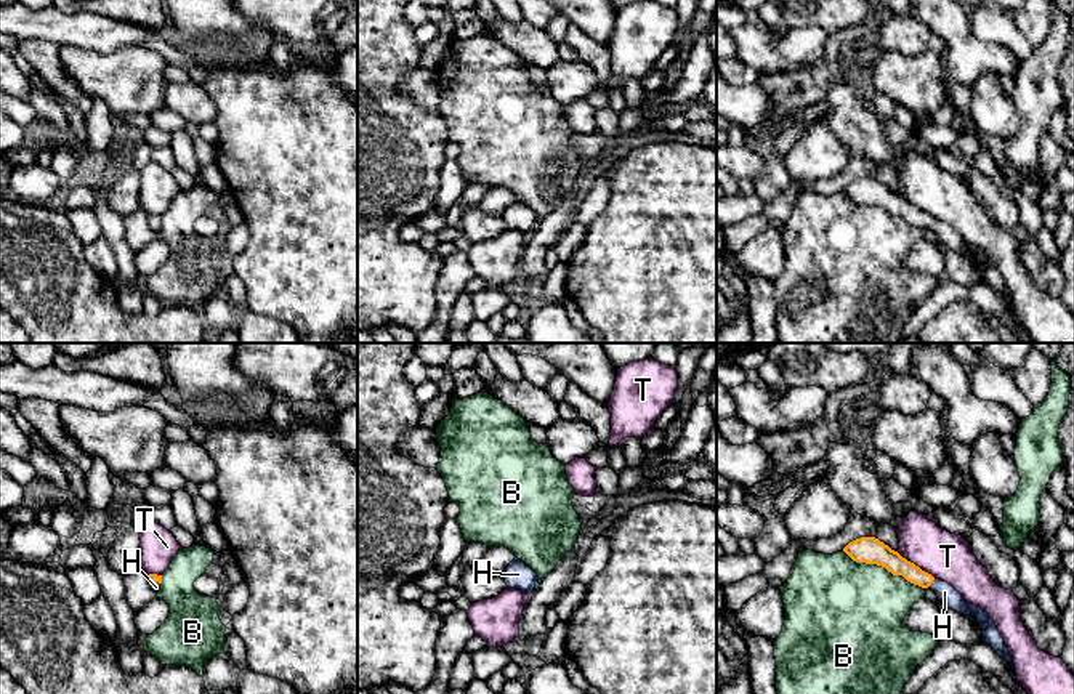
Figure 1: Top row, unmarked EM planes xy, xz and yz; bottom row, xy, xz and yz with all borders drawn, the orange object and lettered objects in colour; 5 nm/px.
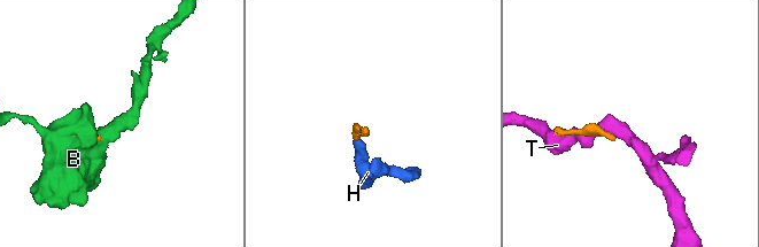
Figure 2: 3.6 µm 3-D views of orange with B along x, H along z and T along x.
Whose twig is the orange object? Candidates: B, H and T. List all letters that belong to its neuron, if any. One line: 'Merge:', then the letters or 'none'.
Merge: H

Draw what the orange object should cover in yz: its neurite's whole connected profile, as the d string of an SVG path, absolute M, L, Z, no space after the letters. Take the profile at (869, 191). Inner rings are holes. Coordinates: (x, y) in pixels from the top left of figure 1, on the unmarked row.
M875 178L856 180L850 183L843 192L856 204L877 205L893 216L902 216L914 226L922 229L930 228L949 250L963 256L975 256L983 268L983 282L1015 308L1008 288L989 255L981 248L967 244L951 224L935 220L931 215L922 212Z

